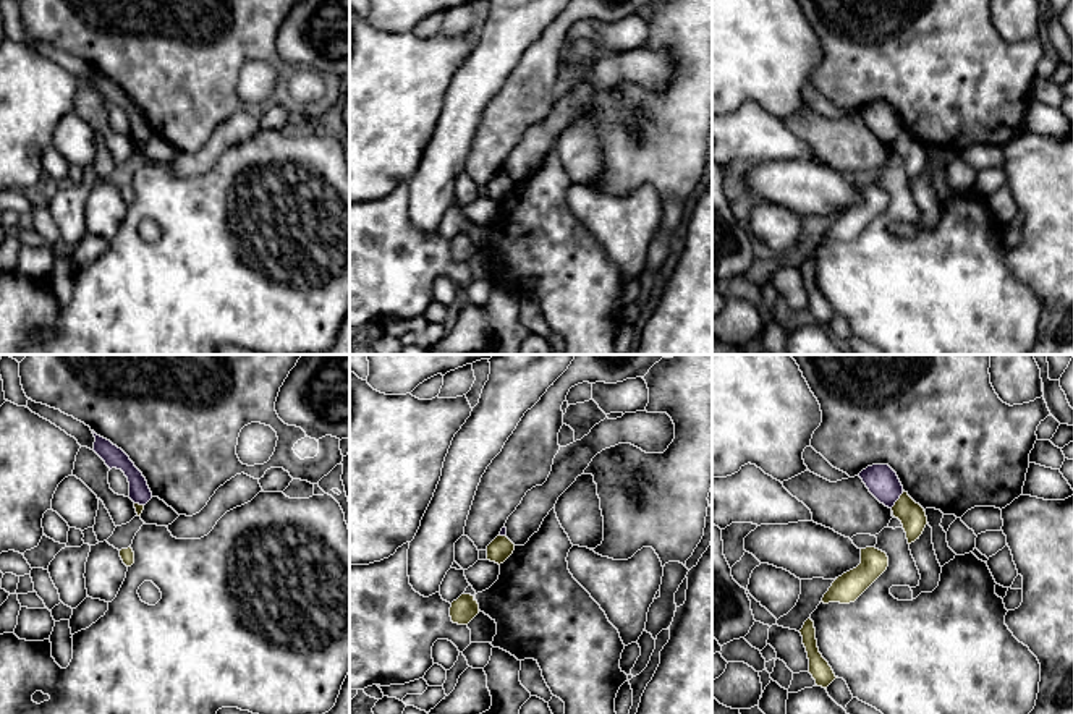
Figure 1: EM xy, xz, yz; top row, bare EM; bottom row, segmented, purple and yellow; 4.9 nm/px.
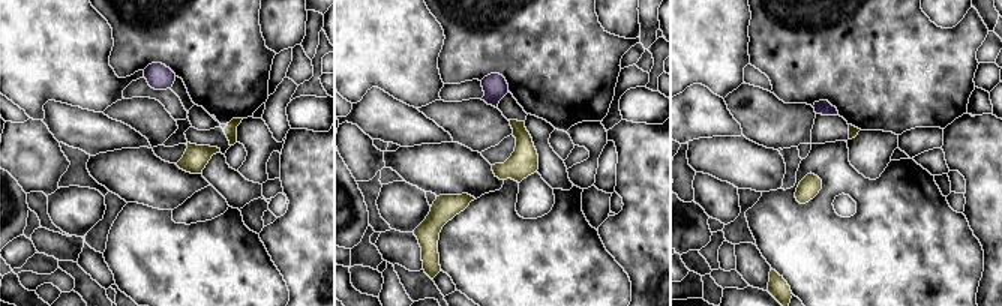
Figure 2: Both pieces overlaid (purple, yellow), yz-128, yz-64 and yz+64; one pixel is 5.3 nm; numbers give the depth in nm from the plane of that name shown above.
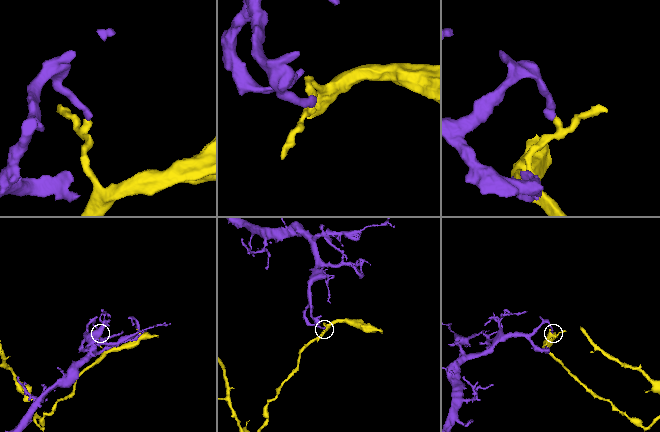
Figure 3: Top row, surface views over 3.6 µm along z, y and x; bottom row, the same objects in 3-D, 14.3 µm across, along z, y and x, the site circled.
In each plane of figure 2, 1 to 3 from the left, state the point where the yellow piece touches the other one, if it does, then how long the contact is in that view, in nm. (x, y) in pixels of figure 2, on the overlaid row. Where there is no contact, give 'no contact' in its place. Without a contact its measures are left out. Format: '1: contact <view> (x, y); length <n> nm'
1: no contact
2: no contact
3: no contact

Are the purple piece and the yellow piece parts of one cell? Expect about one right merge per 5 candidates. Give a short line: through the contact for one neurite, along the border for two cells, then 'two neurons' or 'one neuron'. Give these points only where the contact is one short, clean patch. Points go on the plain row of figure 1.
line yz (903, 128), (890, 144); two neurons

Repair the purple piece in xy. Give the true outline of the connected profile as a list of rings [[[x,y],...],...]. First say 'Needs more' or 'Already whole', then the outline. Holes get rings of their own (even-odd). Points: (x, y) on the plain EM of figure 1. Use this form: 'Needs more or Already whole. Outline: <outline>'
Already whole. Outline: [[[94,68],[92,71],[95,74],[92,87],[105,99],[110,107],[117,105],[125,110],[129,120],[129,136],[134,141],[146,142],[152,136],[152,130],[142,110],[134,104],[134,100],[121,86],[97,73]]]

